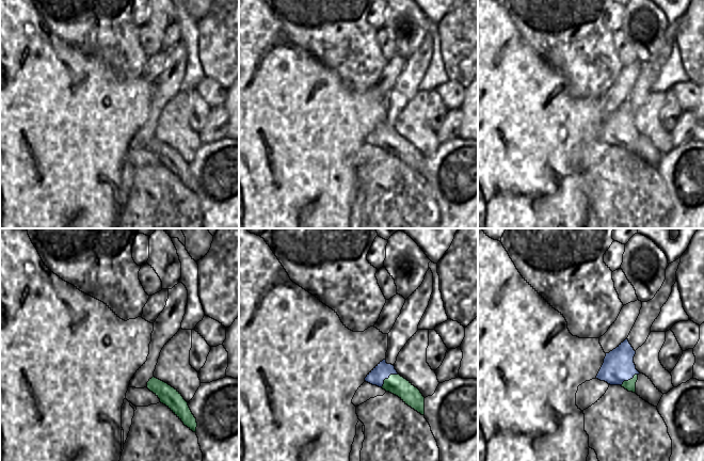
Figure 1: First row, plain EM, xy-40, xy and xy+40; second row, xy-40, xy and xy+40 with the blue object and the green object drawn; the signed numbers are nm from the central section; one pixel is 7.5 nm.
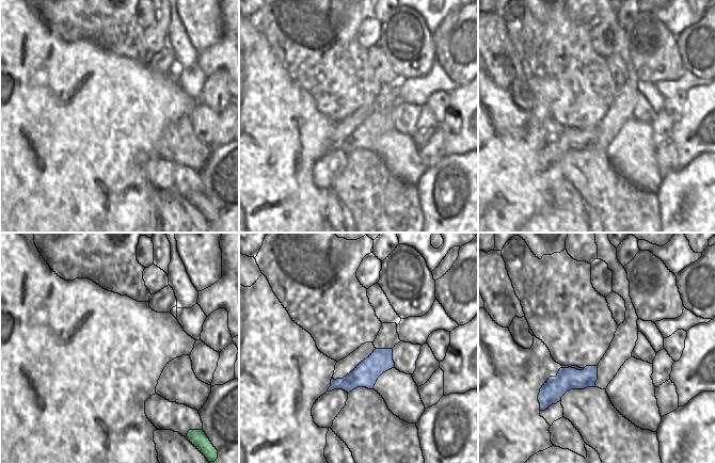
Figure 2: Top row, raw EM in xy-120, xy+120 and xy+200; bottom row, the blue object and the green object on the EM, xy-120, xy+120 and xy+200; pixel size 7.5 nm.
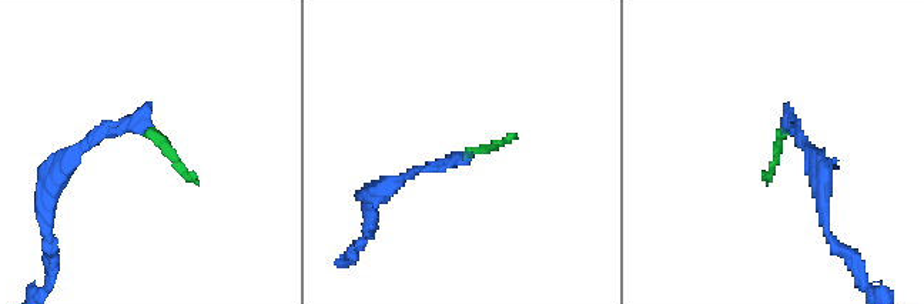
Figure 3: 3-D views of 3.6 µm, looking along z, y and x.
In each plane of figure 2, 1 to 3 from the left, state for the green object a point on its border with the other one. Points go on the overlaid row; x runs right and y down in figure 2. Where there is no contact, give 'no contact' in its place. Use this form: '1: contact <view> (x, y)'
1: no contact
2: no contact
3: no contact

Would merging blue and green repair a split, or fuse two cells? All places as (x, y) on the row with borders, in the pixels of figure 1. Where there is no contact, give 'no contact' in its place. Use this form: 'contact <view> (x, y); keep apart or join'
contact xy (387, 378); keep apart

